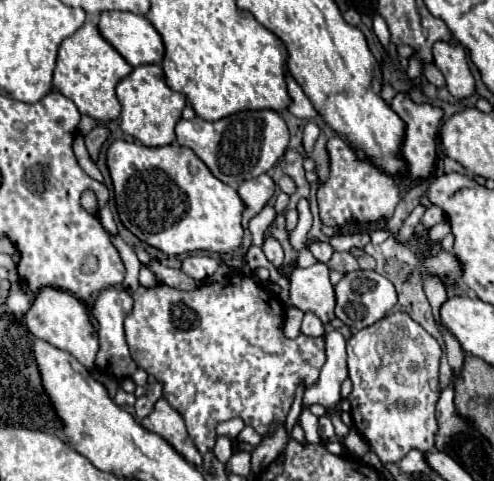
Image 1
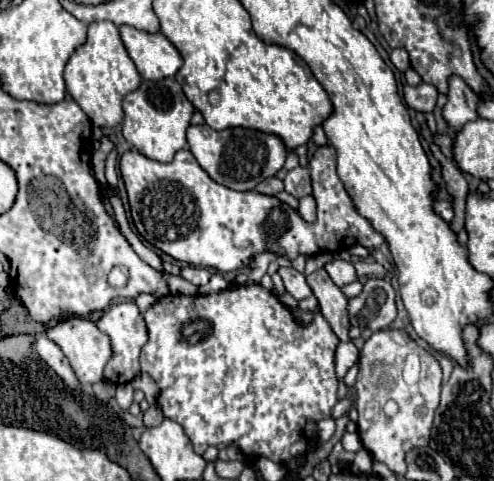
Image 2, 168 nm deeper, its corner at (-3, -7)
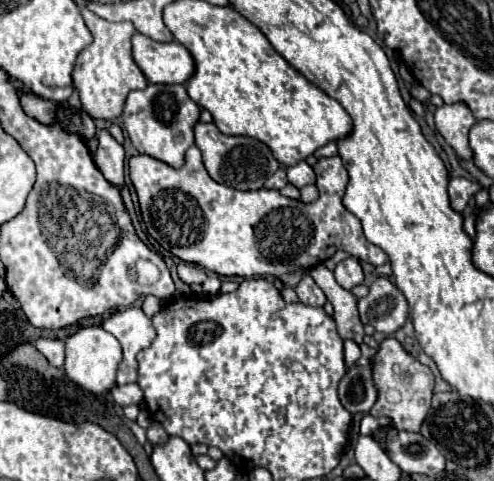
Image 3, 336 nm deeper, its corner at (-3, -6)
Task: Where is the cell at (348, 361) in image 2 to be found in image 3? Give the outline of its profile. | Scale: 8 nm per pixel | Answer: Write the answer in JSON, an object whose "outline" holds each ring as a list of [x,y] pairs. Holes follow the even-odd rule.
{"outline":[[[344,340],[344,360],[346,360],[346,366],[352,366],[358,358],[360,358],[358,344],[352,342],[352,340]]]}

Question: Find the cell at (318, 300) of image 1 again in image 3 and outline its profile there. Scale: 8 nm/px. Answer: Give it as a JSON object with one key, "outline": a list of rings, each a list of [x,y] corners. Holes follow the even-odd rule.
{"outline":[[[324,264],[314,266],[310,270],[310,276],[322,288],[322,292],[328,298],[328,302],[334,306],[334,320],[336,320],[336,326],[338,326],[340,336],[344,340],[350,338],[356,344],[362,344],[364,330],[362,330],[362,322],[358,318],[356,298],[352,296],[352,292],[344,290],[342,286],[338,286],[338,282],[334,280],[334,274]]]}

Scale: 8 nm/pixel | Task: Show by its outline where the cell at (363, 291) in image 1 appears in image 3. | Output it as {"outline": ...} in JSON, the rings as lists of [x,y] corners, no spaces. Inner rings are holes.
{"outline":[[[376,278],[368,296],[358,300],[358,312],[362,324],[372,324],[378,332],[390,334],[404,324],[408,304],[396,284],[388,278]]]}

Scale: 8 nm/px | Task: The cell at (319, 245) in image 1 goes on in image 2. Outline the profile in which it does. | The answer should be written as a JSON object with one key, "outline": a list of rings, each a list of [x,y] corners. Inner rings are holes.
{"outline":[[[334,259],[334,261],[326,263],[324,269],[328,271],[328,275],[332,277],[332,281],[334,281],[338,287],[356,281],[356,277],[358,277],[354,265],[352,265],[350,261],[344,261],[344,259]]]}

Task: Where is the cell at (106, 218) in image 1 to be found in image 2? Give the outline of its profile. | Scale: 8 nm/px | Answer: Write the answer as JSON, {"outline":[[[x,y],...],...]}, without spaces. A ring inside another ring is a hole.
{"outline":[[[114,147],[114,149],[107,157],[106,169],[105,169],[105,176],[107,179],[107,183],[108,185],[110,185],[110,187],[117,187],[119,181],[116,172],[116,158],[117,158],[117,148]]]}

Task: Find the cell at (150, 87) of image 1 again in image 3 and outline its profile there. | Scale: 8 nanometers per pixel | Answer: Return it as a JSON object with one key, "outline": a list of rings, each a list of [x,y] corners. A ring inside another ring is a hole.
{"outline":[[[148,84],[144,90],[130,92],[122,112],[122,124],[140,154],[148,154],[166,162],[172,168],[180,168],[184,152],[194,144],[194,124],[198,122],[200,108],[188,96],[184,84]],[[174,134],[182,134],[182,142],[174,142]]]}

